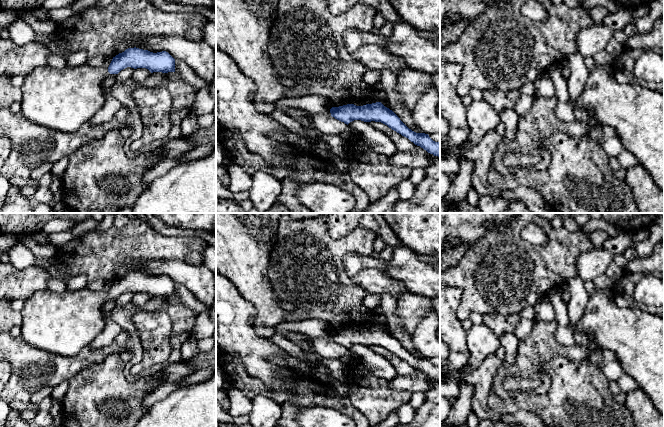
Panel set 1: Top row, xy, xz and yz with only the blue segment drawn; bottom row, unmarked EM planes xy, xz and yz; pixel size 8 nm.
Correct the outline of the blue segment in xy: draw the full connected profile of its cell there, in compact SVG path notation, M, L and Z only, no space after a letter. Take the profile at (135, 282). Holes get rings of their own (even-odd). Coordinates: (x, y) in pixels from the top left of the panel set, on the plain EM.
M128 272L113 281L108 292L95 292L88 288L67 290L61 293L50 290L35 292L26 299L21 311L21 338L37 349L73 357L103 331L105 322L101 313L102 304L110 298L118 298L121 294L131 291L146 292L153 296L175 296L175 283L166 275L153 277L139 272Z

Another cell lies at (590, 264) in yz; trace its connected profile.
M593 248L582 253L576 262L578 276L583 281L593 281L597 276L605 274L614 261L614 255L603 248Z

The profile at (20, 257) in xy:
M20 243L14 245L8 252L8 255L9 263L17 269L26 269L32 266L41 267L44 269L49 266L55 266L63 277L72 277L72 275L58 262L56 257L38 259L29 249Z

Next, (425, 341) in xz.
M434 309L428 313L411 335L412 345L422 357L440 357L440 340L438 339L439 319Z

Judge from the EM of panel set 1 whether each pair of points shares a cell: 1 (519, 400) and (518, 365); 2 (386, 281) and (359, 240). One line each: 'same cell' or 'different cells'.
1: different cells
2: different cells

